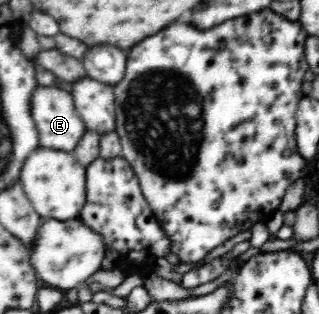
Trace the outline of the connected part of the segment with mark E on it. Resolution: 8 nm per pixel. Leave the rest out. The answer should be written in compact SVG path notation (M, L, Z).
M40 87L33 94L31 107L32 118L38 127L39 146L45 149L63 150L67 153L74 152L87 128L75 109L72 95L60 87Z

